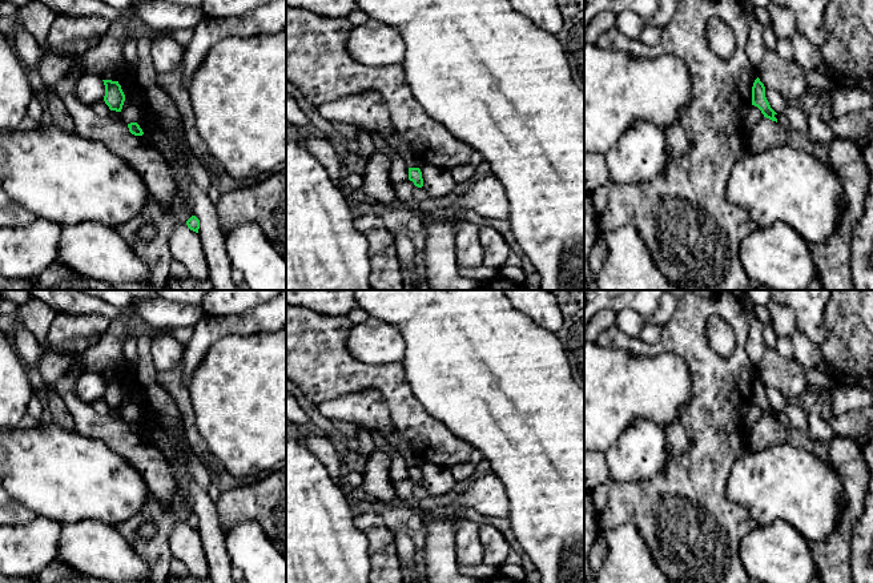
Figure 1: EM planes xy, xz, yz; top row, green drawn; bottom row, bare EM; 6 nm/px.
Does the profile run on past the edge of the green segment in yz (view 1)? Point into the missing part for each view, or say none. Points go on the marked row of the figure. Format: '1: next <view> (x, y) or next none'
1: next none

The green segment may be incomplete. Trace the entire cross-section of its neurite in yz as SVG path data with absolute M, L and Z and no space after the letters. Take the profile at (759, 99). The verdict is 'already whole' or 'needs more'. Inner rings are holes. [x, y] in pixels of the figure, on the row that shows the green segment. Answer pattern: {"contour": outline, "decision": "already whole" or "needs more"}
{"contour": "M759 77L752 87L752 105L757 106L764 117L777 122L777 118L775 117L777 113L771 108L765 97L765 87Z", "decision": "already whole"}

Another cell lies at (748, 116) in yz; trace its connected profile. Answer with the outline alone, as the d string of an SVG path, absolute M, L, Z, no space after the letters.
M752 104L748 106L744 106L736 113L736 120L739 125L745 130L749 130L763 117L764 114L761 113L761 110Z

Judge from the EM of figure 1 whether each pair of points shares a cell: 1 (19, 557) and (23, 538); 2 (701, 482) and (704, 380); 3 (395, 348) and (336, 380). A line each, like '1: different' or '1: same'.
1: same
2: same
3: different

